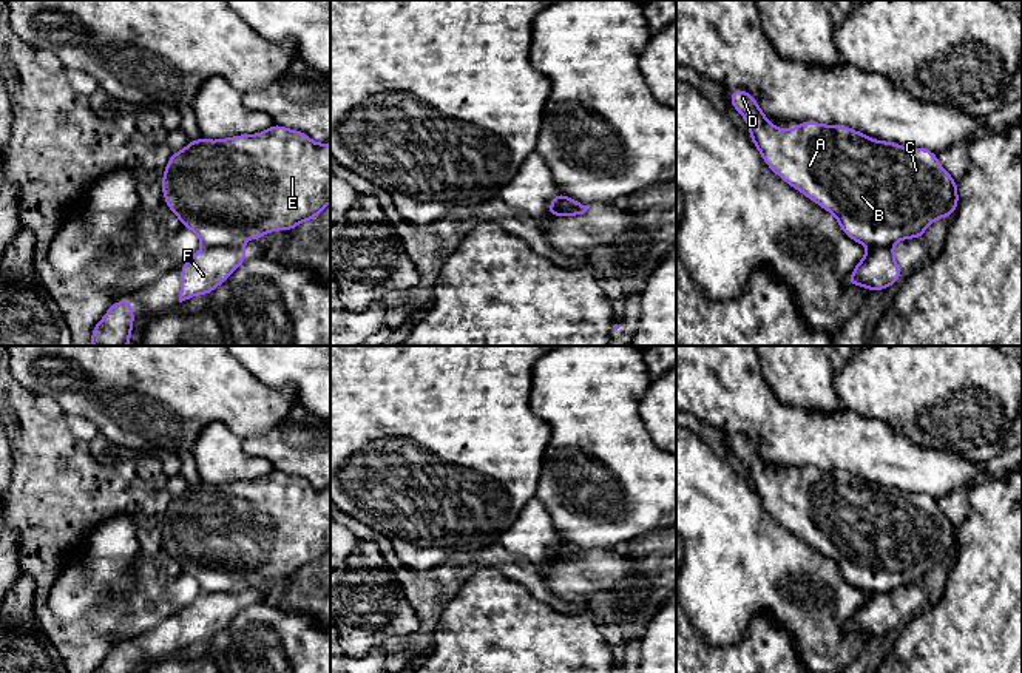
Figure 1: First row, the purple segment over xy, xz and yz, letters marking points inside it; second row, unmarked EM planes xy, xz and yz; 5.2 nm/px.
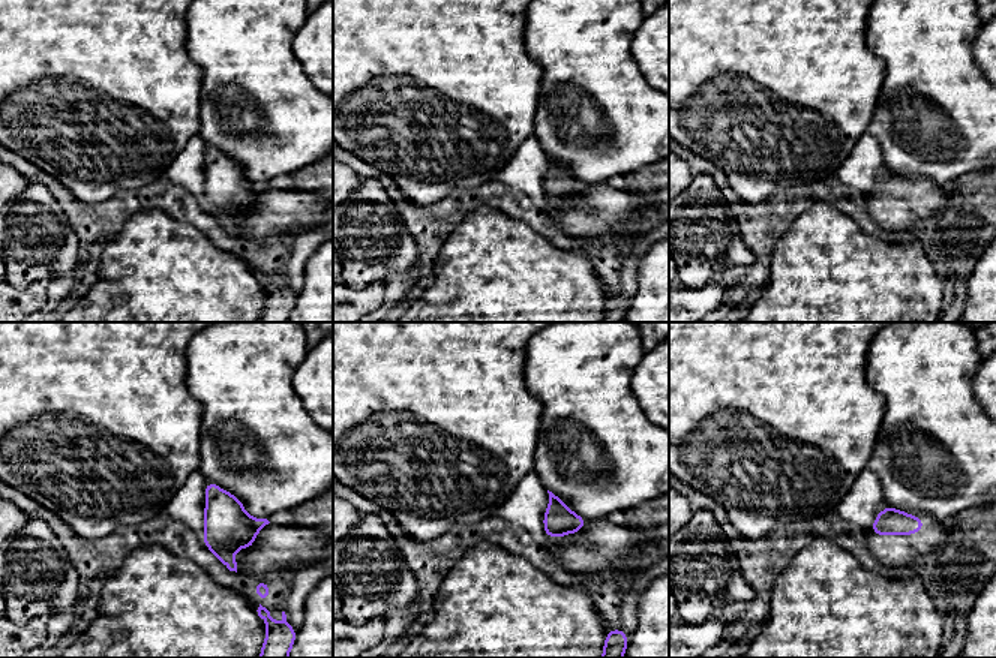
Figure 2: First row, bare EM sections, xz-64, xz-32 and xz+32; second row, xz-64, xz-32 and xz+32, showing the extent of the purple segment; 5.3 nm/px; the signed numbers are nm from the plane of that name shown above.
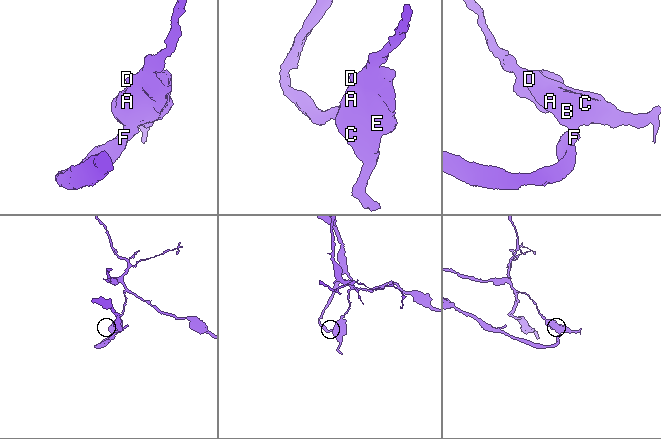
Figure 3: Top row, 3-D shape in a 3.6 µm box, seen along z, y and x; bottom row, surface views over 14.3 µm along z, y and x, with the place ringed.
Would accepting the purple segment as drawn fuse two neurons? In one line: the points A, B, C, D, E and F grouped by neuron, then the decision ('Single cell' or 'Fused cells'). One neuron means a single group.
Groups: A B C D E / F. Fused cells

